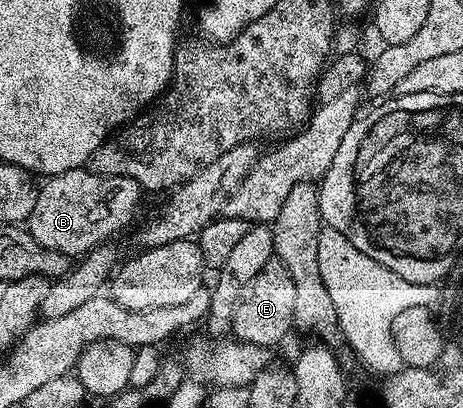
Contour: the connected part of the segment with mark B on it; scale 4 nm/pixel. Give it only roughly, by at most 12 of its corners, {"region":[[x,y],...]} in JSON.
{"region":[[81,167],[39,186],[29,238],[81,257],[129,223],[144,189]]}

